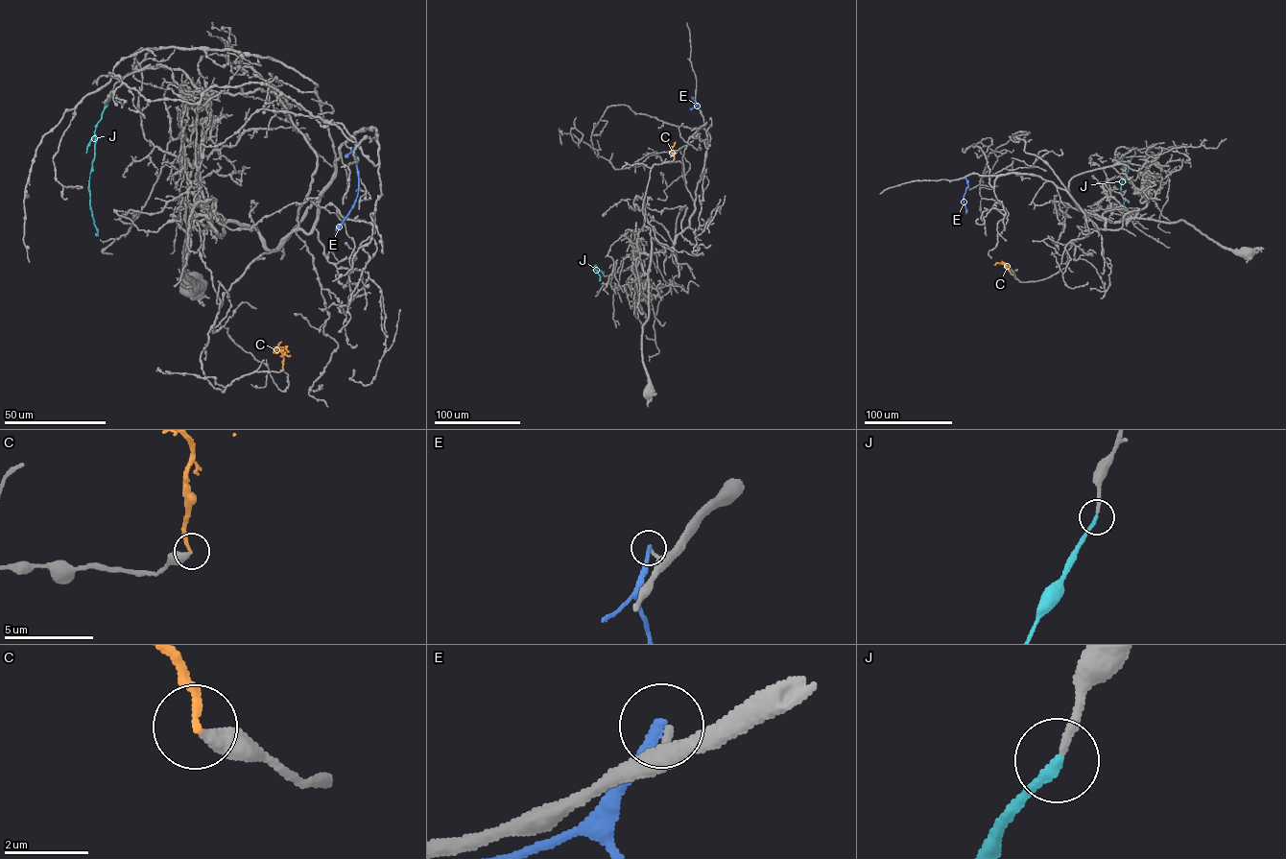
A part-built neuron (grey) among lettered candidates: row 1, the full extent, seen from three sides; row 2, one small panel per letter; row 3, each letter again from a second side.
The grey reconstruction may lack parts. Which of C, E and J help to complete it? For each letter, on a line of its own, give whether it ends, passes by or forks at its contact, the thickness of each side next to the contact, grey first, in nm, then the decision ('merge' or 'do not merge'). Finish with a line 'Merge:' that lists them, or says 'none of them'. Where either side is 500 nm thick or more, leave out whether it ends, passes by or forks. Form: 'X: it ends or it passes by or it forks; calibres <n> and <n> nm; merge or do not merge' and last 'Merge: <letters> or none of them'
C: it ends; calibres 360 and 190 nm; do not merge
E: it ends; calibres 200 and 220 nm; do not merge
J: it ends; calibres 170 and 240 nm; merge
Merge: J

